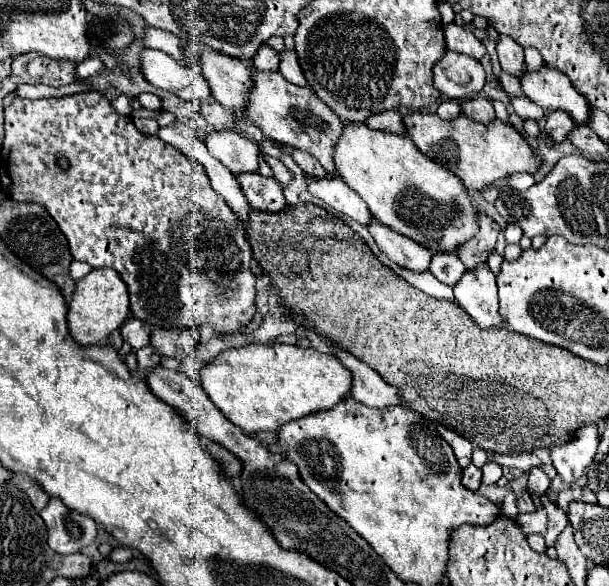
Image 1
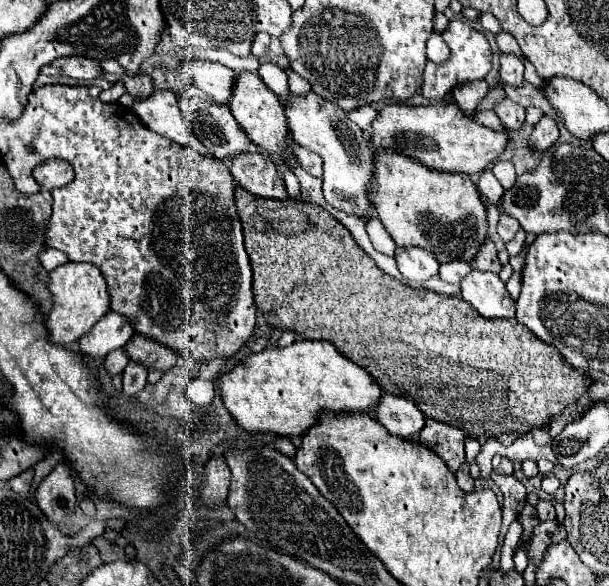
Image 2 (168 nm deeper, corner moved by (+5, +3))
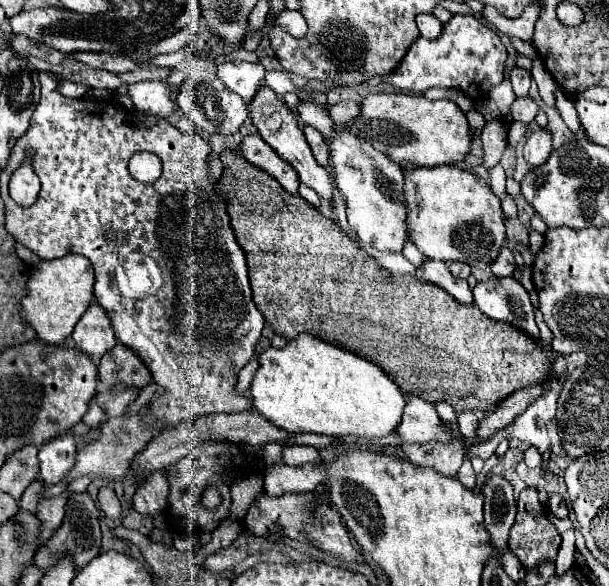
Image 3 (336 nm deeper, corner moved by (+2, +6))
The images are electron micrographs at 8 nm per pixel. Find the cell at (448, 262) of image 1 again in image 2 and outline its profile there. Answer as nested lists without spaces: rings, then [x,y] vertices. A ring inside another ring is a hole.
[[[450,261],[450,263],[442,263],[438,277],[446,283],[460,283],[462,277],[466,277],[466,273],[470,273],[470,263],[466,261]]]

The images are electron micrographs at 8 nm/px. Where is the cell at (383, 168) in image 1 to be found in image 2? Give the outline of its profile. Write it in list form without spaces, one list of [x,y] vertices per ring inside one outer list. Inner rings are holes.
[[[372,149],[374,181],[370,185],[370,209],[382,221],[388,235],[400,247],[420,247],[430,251],[440,263],[466,261],[470,263],[482,241],[488,235],[486,207],[470,177],[428,169],[420,161]]]

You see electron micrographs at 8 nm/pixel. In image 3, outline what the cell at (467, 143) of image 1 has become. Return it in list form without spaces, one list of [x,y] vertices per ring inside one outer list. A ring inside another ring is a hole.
[[[367,94],[361,102],[361,118],[345,128],[371,142],[379,152],[401,166],[443,166],[461,162],[471,148],[473,136],[461,108],[451,100],[427,100],[419,94]]]

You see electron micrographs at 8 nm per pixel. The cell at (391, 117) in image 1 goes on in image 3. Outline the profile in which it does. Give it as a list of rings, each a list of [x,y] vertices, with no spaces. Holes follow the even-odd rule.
[[[343,100],[343,102],[337,102],[337,104],[329,104],[327,112],[329,112],[333,122],[343,124],[343,122],[351,122],[359,116],[359,106],[351,100]]]

